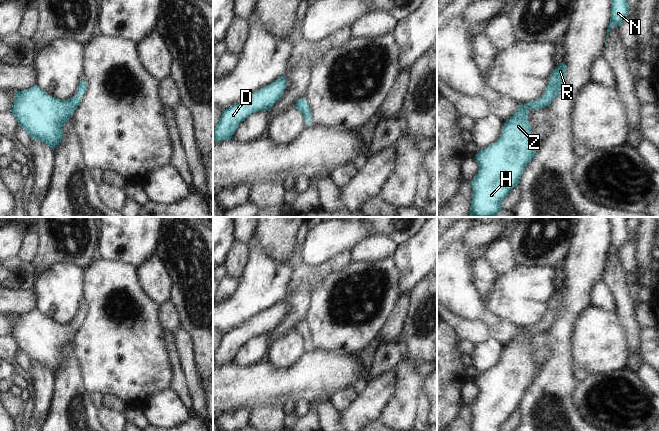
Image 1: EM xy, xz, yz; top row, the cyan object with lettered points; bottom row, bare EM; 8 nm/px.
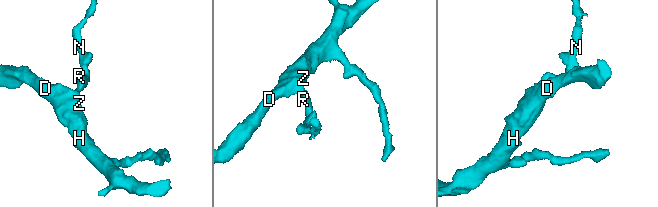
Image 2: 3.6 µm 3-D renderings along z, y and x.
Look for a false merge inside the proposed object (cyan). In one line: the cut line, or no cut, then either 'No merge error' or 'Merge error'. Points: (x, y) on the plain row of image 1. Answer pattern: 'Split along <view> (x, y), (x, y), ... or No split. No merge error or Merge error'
No split. No merge error

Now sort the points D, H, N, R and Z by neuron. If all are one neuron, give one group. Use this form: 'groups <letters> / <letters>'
groups D H N R Z

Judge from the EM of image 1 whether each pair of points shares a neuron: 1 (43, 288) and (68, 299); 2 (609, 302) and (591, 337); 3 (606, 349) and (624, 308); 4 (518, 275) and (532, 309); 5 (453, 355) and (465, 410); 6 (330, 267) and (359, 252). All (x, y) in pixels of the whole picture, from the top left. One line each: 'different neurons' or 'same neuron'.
1: same neuron
2: different neurons
3: different neurons
4: same neuron
5: different neurons
6: different neurons

